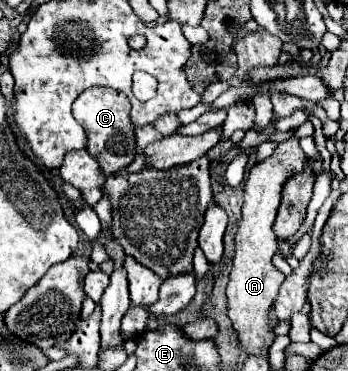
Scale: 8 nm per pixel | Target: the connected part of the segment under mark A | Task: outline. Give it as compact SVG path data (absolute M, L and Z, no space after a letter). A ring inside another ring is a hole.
M306 121L304 125L296 129L296 133L290 139L278 143L278 147L274 149L270 157L256 163L248 171L248 177L244 183L242 221L236 233L236 255L232 261L226 297L228 297L228 317L232 319L234 329L238 331L240 343L248 355L266 353L268 345L272 345L274 341L274 333L268 327L268 315L278 295L278 289L284 281L284 273L280 273L272 263L272 257L278 249L278 239L272 231L272 225L274 225L276 211L280 205L280 193L286 181L290 179L290 175L300 173L308 161L298 141L302 137L312 137L312 135L314 135L314 125Z

